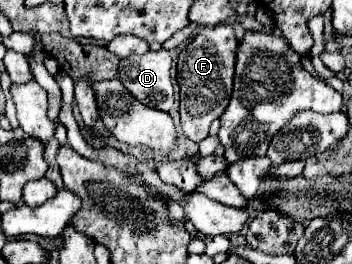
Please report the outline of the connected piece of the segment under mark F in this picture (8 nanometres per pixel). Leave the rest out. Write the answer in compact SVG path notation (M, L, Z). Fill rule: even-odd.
M230 25L204 27L192 43L180 53L178 59L178 85L180 85L180 119L184 135L200 143L208 137L208 129L214 119L218 119L232 95L232 77L234 77L234 61L238 41Z

